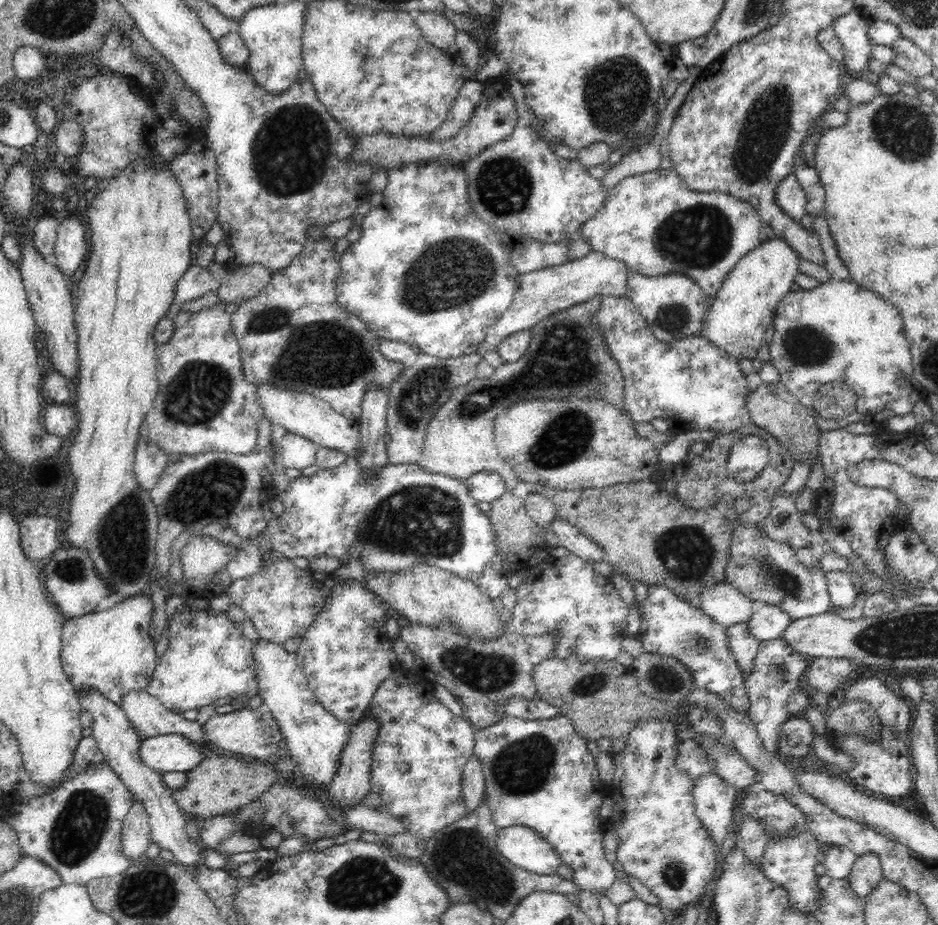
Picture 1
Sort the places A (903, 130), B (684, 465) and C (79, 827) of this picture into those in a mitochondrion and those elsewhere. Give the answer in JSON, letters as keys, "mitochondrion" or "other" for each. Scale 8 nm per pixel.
{"A":"mitochondrion","B":"other","C":"mitochondrion"}

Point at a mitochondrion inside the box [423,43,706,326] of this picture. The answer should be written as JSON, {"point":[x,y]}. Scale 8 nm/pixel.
{"point":[618,92]}

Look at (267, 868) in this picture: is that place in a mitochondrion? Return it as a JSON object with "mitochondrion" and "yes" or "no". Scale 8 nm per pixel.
{"mitochondrion":"no"}

